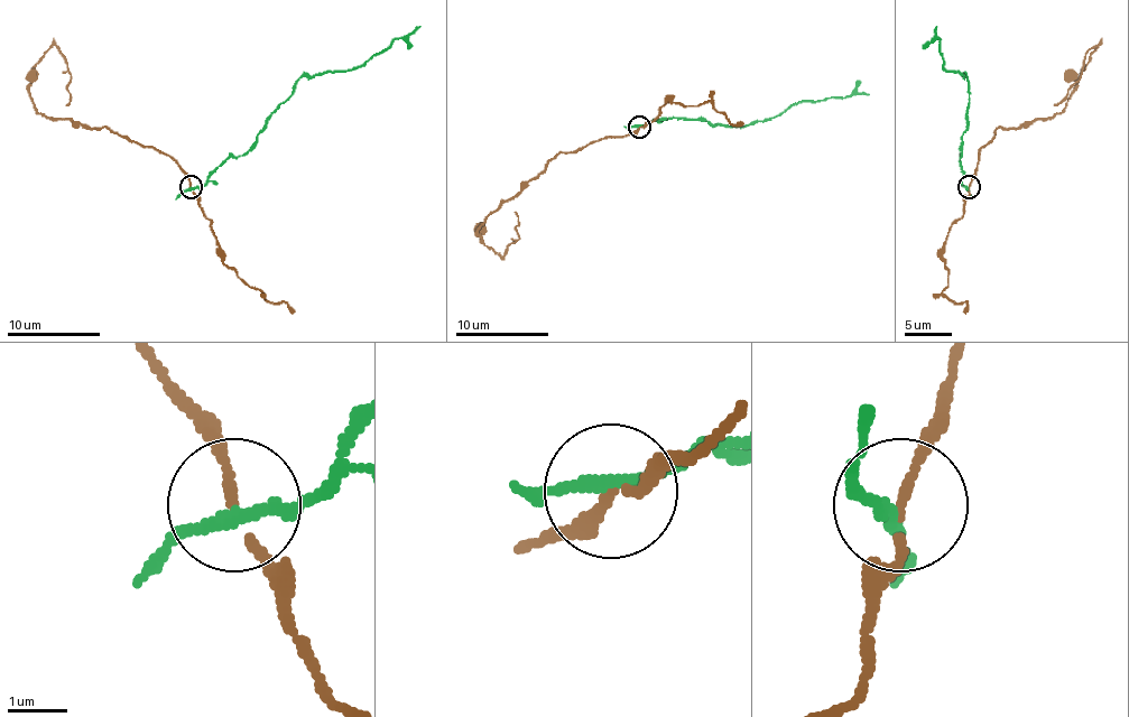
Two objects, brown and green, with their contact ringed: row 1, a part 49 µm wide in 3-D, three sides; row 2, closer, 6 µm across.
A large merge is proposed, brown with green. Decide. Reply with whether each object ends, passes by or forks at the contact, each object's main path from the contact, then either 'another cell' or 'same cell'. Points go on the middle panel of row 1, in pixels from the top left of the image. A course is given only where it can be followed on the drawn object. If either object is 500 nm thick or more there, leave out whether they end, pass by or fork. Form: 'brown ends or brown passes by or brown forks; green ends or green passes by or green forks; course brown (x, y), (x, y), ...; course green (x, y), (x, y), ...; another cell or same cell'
brown passes by; green passes by; course brown (639, 128), (556, 156), (496, 208), (477, 232), (481, 241), (502, 255), (518, 239), (518, 216), (514, 211); course green (639, 126), (651, 120), (697, 118), (714, 126), (745, 128), (749, 122), (770, 120), (794, 104), (868, 95); another cell

